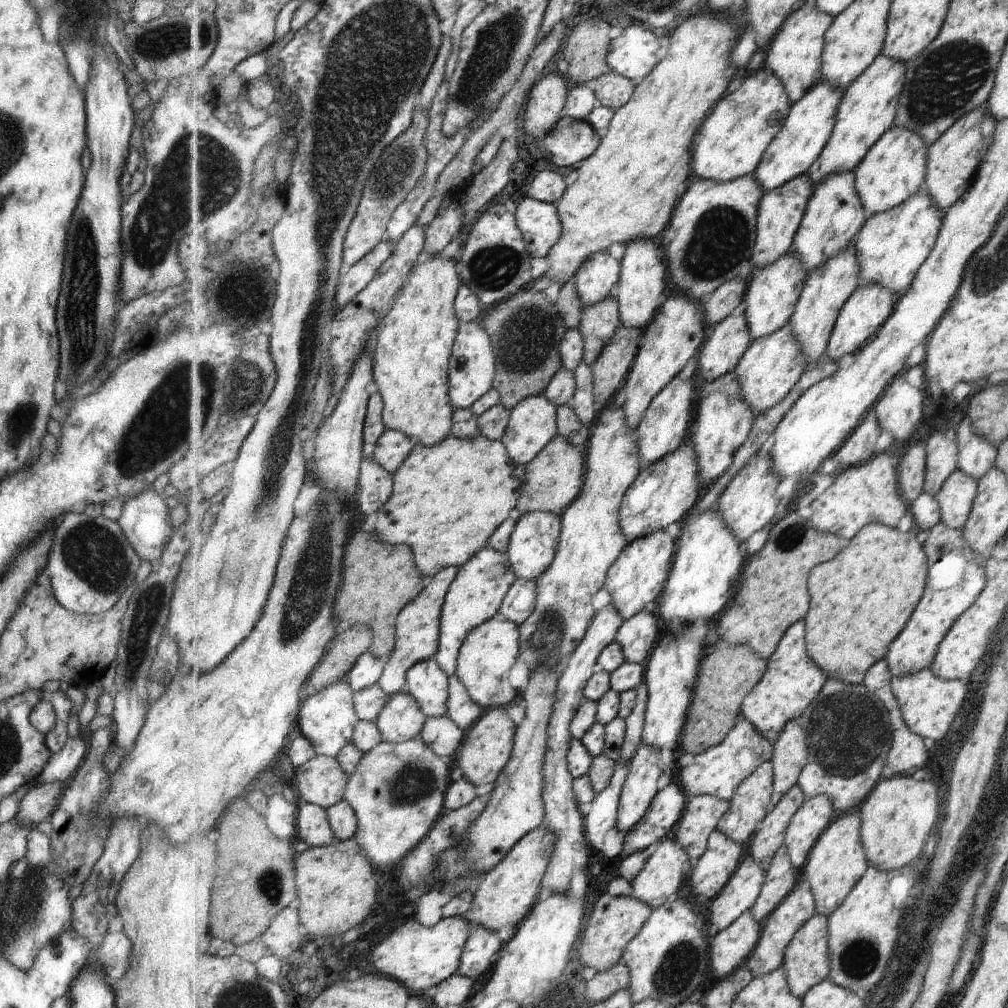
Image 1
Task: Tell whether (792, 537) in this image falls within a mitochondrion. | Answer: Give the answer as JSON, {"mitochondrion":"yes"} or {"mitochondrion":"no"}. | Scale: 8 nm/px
{"mitochondrion":"yes"}

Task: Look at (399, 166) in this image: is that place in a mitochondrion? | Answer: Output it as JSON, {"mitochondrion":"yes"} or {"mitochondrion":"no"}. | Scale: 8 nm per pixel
{"mitochondrion":"yes"}

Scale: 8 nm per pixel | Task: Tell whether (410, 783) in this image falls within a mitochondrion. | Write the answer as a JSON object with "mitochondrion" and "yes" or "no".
{"mitochondrion":"yes"}

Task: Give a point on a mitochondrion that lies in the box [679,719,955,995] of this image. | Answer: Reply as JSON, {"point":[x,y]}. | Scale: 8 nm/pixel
{"point":[857,960]}

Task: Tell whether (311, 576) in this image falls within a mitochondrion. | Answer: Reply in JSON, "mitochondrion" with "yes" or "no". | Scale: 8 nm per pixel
{"mitochondrion":"yes"}

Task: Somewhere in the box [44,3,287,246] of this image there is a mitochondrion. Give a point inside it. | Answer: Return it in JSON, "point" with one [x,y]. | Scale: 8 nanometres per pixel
{"point":[155,44]}

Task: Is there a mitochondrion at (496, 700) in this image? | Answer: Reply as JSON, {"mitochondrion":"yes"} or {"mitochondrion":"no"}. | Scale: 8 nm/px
{"mitochondrion":"no"}

